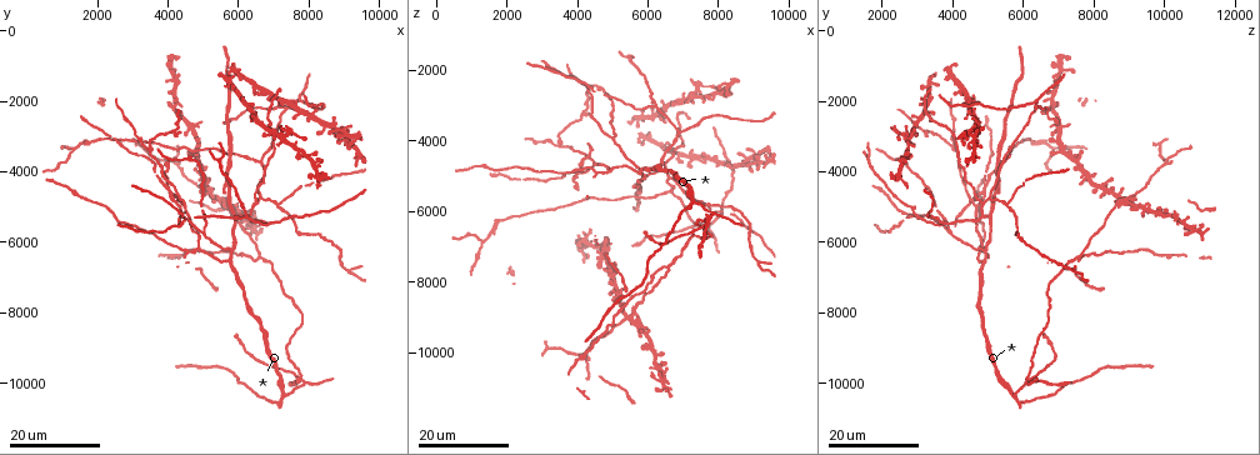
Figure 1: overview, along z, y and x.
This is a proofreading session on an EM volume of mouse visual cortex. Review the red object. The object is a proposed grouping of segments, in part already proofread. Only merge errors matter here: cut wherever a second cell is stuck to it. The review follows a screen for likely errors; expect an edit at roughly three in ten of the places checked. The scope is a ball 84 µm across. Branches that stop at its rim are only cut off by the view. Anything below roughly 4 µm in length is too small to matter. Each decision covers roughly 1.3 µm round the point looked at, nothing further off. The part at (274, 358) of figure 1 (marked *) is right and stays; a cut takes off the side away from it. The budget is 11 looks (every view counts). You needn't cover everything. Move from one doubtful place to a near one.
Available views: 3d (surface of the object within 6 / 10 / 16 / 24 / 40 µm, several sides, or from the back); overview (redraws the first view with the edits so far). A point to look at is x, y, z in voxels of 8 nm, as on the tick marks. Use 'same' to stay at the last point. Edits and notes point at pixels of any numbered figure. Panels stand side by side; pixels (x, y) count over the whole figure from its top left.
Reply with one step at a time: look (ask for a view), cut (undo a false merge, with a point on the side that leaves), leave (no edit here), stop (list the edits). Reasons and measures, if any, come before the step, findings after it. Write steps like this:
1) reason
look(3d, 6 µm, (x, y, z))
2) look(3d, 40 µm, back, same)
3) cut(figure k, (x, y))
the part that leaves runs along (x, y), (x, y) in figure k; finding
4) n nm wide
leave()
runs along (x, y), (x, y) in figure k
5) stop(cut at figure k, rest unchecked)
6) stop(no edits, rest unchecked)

branch point
look(3d, 24 µm, (7200, 5000, 5500))

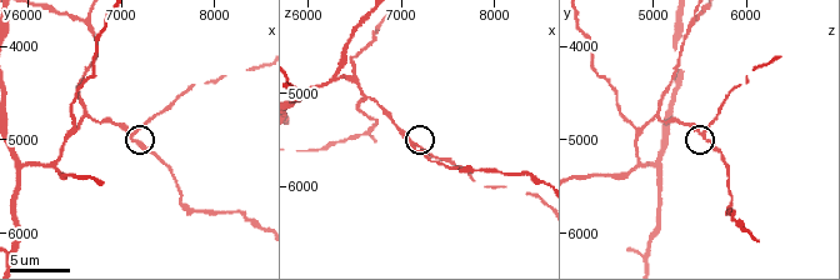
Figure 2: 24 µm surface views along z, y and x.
look(3d, 6 µm, (7150, 4950, 5550))

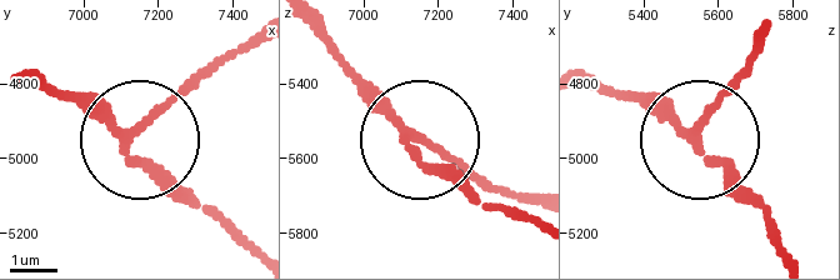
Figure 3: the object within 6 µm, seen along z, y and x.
150 nm wide
leave()
continuous, no second cell

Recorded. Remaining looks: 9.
arms part here
look(3d, 16 µm, (4900, 5800, 4000))

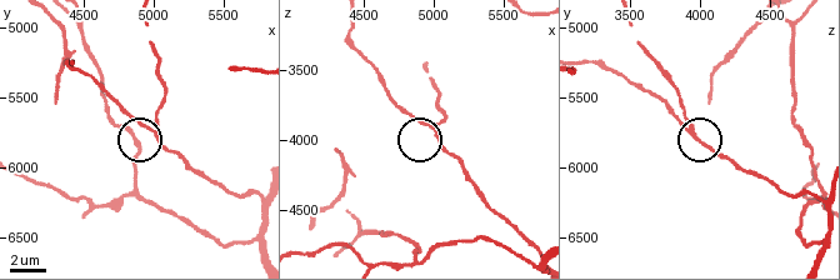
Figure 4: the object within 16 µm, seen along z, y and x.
zoom in
look(3d, 6 µm, (5000, 5700, 3940))

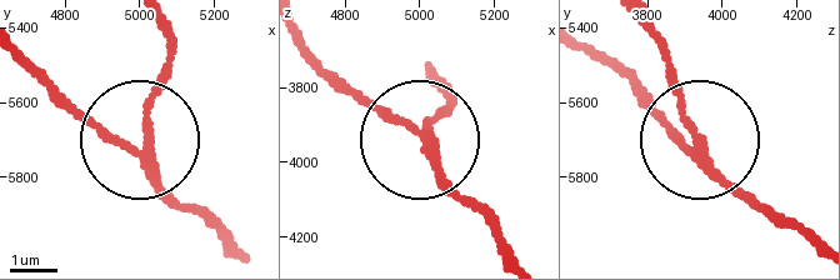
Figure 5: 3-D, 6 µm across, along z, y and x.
180 nm wide
leave()
runs along (515, 255), (448, 184), (423, 135), (448, 111), (448, 88) in figure 5; continuous, no second cell

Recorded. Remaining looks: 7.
look(3d, 24 µm, (3500, 3400, 4100))

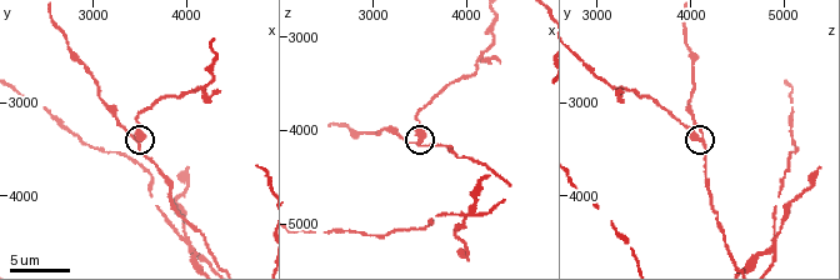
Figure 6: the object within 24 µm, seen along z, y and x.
look(3d, 10 µm, (3500, 3350, 4100))

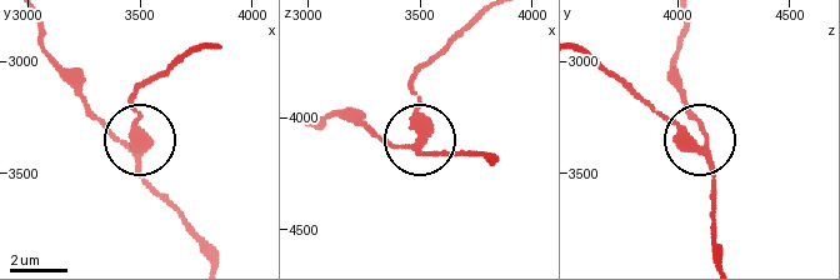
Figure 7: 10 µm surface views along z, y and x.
side arm 15 µm
leave()
runs along (719, 254), (711, 168), (700, 148), (704, 131), (683, 91) in figure 7; all the same cell

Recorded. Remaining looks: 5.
four-way junction
look(3d, 16 µm, (7800, 9800, 6100))

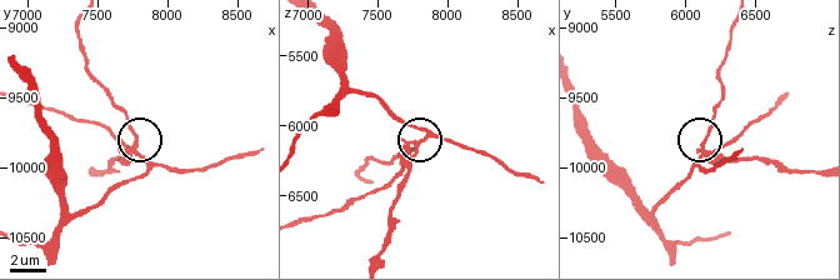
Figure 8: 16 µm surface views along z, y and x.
closer look
look(3d, 6 µm, (7760, 9860, 6140))

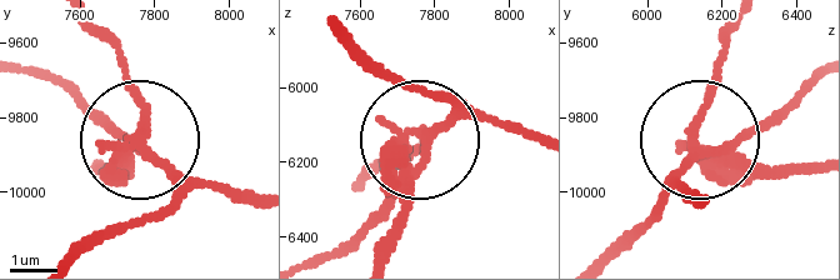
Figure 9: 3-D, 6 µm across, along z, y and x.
210 nm wide
cut(figure 9, (394, 238))
the part that leaves runs along (409, 179), (389, 258) in figure 9; a second cell is stuck on

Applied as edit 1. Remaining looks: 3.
look(3d, 16 µm, (6600, 6500, 7600))

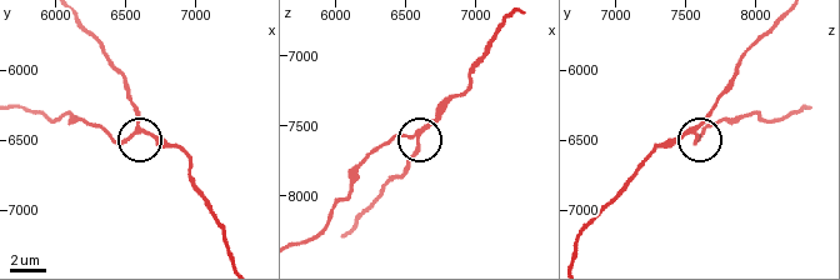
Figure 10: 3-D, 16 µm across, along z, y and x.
look(3d, 10 µm, (6560, 6440, 7580))

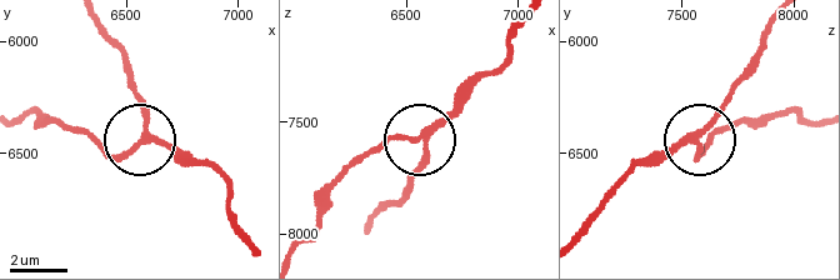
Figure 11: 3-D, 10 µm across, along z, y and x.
210 nm wide
leave()
runs along (584, 220), (633, 165), (685, 141), (699, 154), (718, 135) in figure 11; one cell here

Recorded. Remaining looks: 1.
stop(cut at figure 9, rest unchecked)

